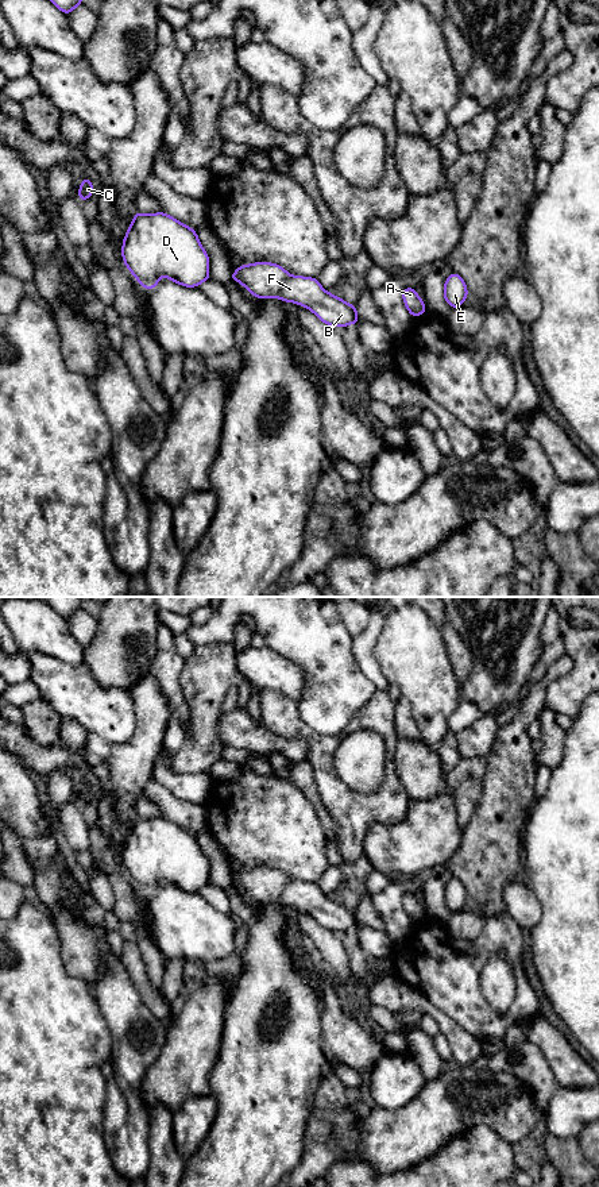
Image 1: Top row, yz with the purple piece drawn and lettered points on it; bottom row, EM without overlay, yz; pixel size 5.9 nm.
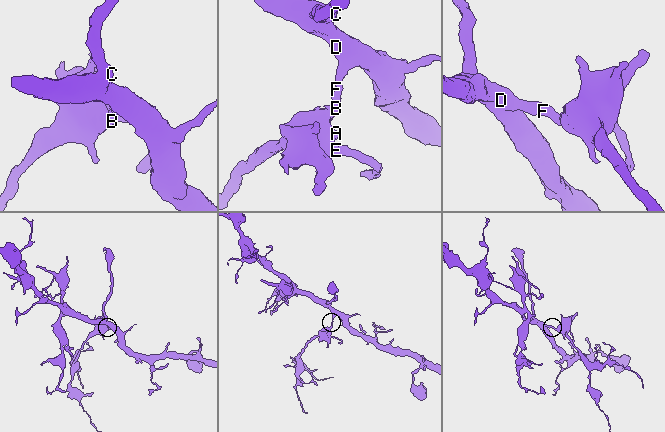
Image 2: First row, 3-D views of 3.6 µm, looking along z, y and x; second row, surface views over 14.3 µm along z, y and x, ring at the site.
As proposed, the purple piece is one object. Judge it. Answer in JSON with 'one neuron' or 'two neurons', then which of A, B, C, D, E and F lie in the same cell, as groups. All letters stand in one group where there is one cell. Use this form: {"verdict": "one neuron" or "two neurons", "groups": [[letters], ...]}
{"verdict": "one neuron", "groups": [["A", "B", "C", "D", "E", "F"]]}

